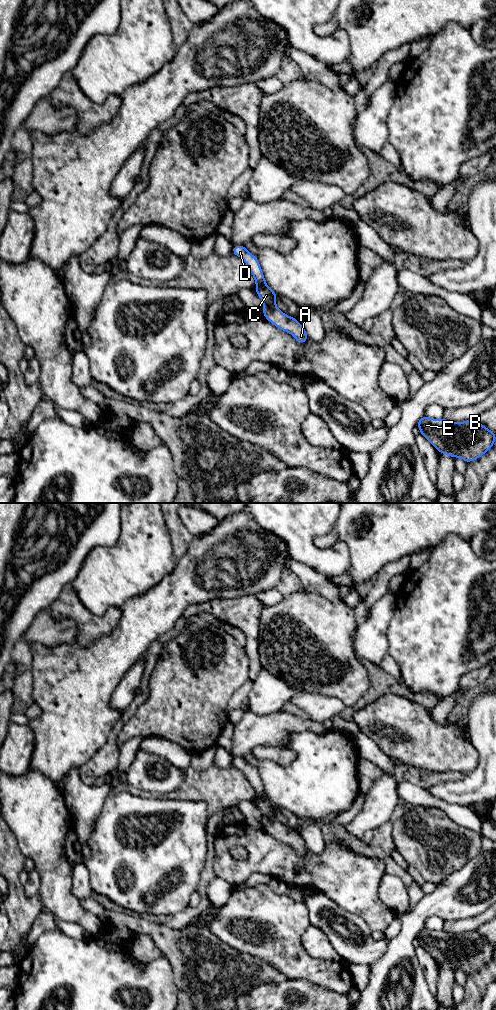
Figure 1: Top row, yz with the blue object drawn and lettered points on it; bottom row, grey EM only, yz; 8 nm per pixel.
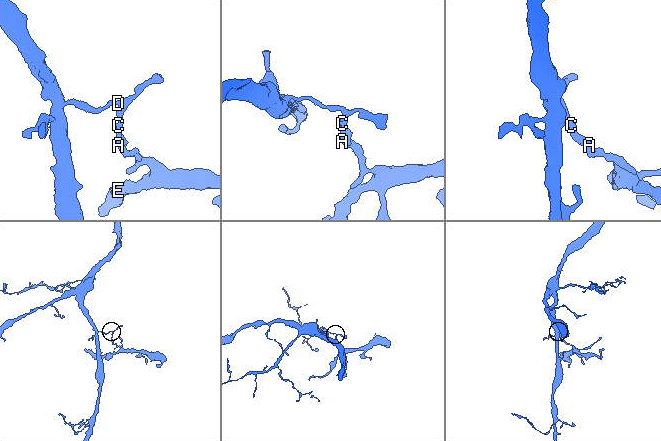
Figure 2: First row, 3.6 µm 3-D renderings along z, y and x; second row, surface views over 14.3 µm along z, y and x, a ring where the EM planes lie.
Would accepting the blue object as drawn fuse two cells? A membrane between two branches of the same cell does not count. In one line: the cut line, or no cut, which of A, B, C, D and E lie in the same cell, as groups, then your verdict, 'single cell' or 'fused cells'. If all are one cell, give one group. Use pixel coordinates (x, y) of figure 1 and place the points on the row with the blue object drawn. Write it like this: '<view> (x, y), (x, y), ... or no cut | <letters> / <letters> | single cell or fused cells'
yz (264, 303), (274, 304) | A B E / C D | fused cells

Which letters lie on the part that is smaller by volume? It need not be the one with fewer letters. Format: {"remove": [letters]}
{"remove": ["A", "B", "E"]}

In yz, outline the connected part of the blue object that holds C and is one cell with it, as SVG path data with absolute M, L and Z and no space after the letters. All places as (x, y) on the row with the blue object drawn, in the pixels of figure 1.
M244 245L232 246L232 253L246 262L246 265L252 273L256 283L255 292L262 300L263 304L275 304L278 295L268 287L257 257L250 254Z

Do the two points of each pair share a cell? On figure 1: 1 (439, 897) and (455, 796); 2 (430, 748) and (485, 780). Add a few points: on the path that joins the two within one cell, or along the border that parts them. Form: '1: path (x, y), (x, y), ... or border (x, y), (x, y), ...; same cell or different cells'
1: border (432, 794), (447, 802), (465, 805), (475, 814); different cells
2: border (476, 749), (478, 764), (471, 772), (465, 775); different cells

